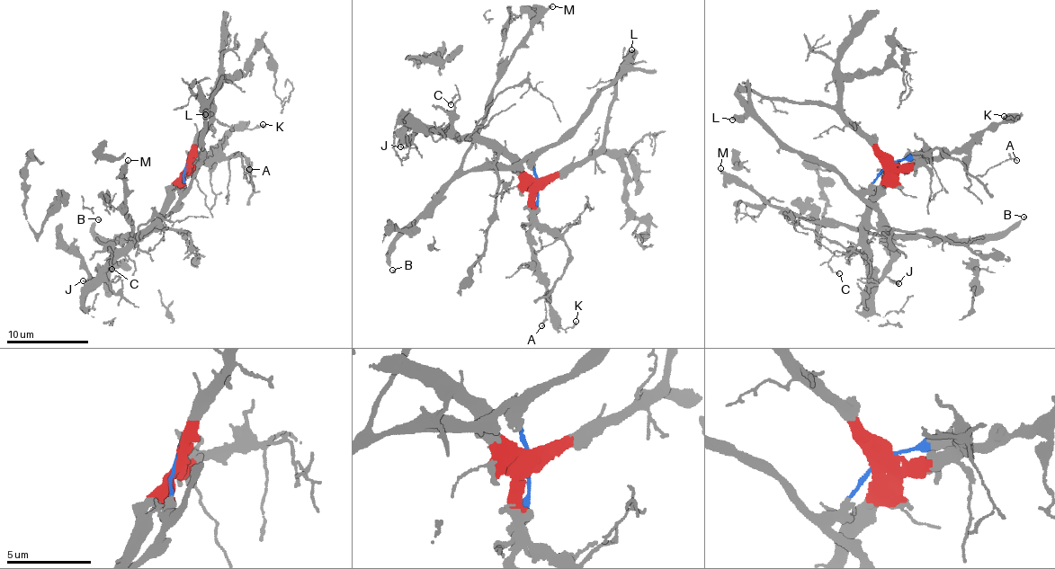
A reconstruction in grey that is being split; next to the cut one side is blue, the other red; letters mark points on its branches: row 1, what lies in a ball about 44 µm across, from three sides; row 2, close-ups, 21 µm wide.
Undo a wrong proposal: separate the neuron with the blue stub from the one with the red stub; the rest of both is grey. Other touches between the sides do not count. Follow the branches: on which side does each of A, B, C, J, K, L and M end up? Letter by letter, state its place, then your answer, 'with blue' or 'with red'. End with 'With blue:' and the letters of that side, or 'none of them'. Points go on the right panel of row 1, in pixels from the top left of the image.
A: at (1016, 160); with red
B: at (1023, 217); with blue
C: at (839, 273); with red
J: at (898, 283); with red
K: at (1004, 116); with red
L: at (732, 120); with blue
M: at (720, 168); with blue
With blue: B, L, M

